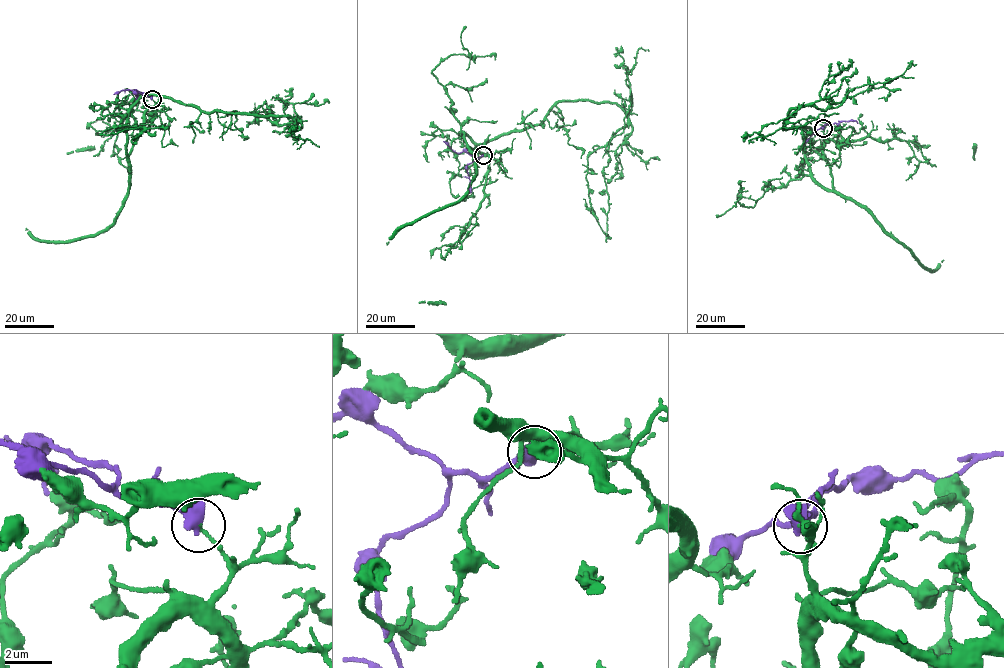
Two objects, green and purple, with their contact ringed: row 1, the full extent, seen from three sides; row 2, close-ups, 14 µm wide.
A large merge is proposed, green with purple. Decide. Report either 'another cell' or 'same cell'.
another cell

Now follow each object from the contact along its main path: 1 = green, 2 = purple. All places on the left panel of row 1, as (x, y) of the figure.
1: (152, 98), (127, 154), (129, 108), (147, 95), (206, 112), (288, 117), (302, 128), (297, 140), (272, 131)
2: (152, 98), (136, 90), (135, 100)

